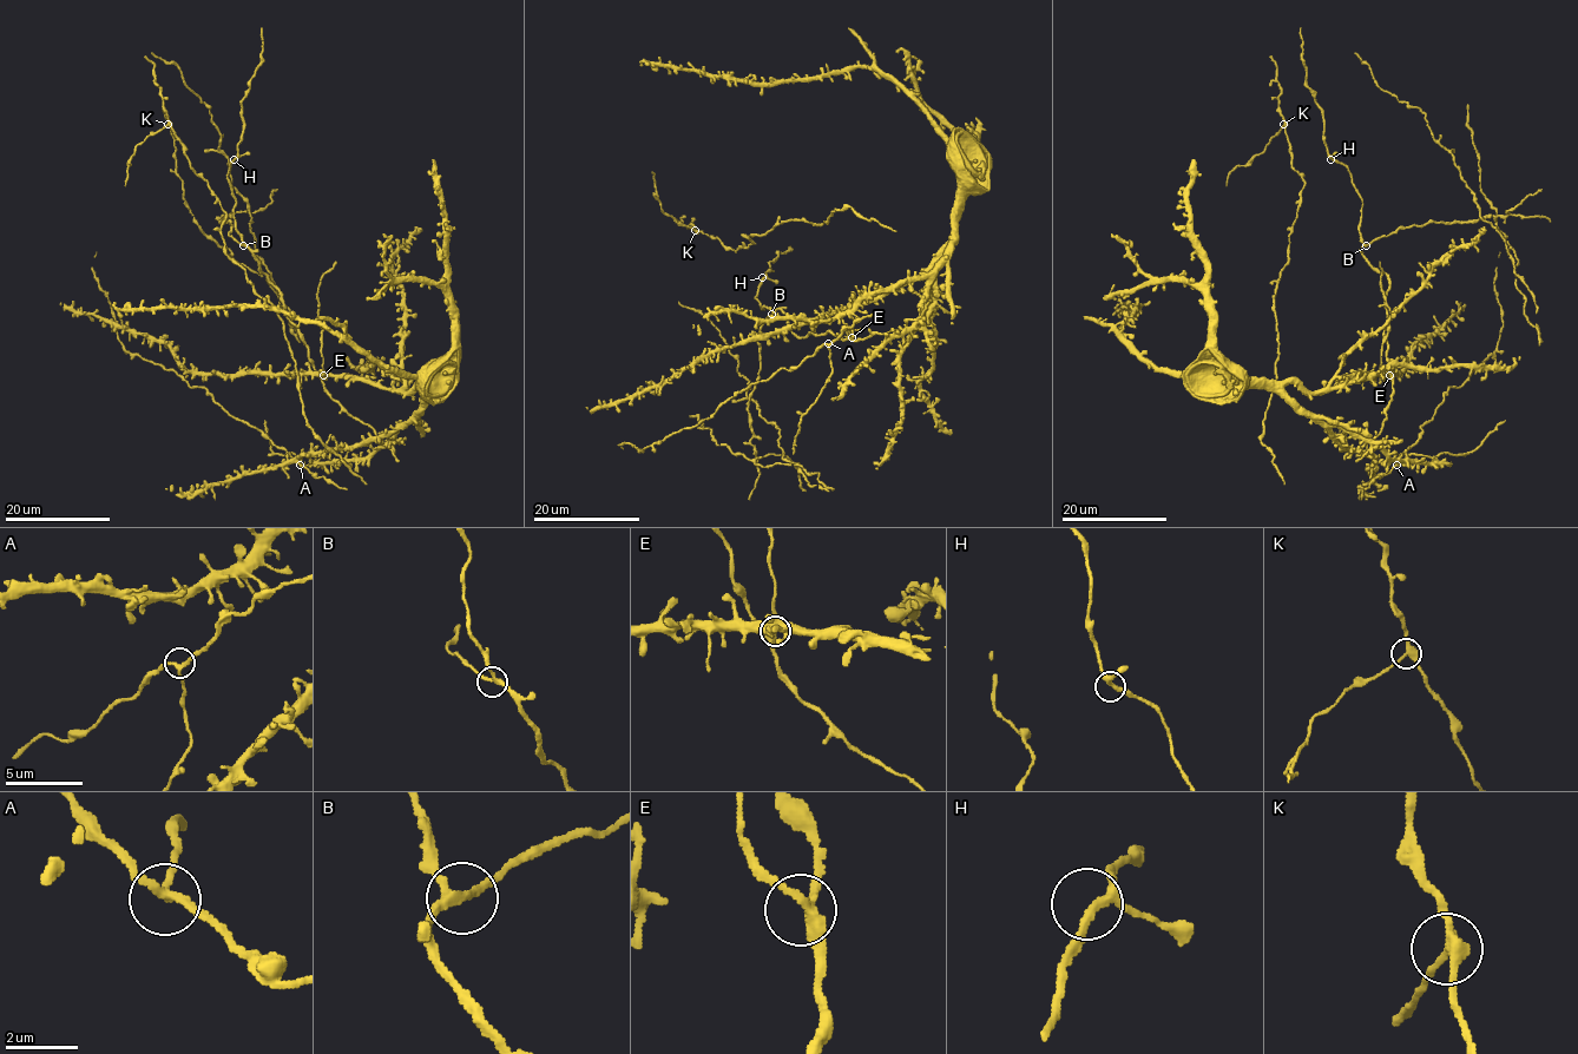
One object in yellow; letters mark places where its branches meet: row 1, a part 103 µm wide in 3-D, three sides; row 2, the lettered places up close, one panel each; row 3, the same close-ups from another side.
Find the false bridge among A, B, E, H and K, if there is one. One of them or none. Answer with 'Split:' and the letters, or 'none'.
Split: K

